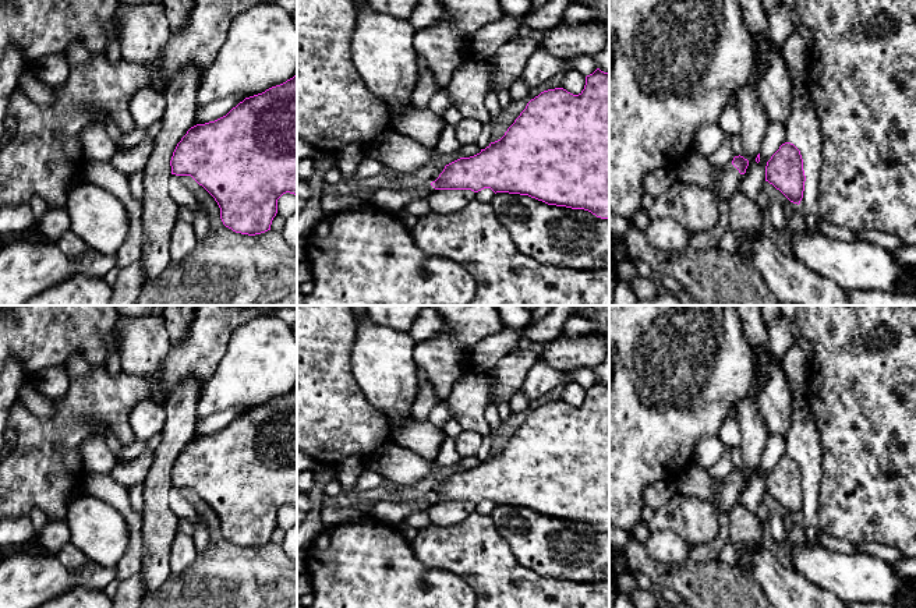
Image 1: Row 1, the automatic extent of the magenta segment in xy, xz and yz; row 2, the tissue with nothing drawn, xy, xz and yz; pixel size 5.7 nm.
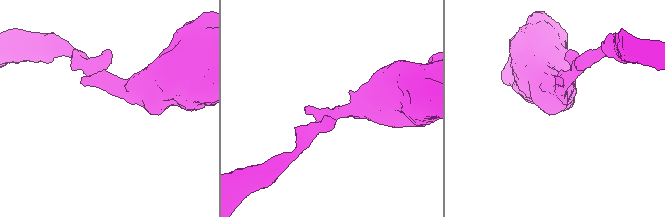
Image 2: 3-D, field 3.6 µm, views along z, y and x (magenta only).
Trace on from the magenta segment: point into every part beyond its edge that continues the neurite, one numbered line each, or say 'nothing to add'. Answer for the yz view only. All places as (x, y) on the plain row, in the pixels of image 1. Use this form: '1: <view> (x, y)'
1: yz (696, 481)

